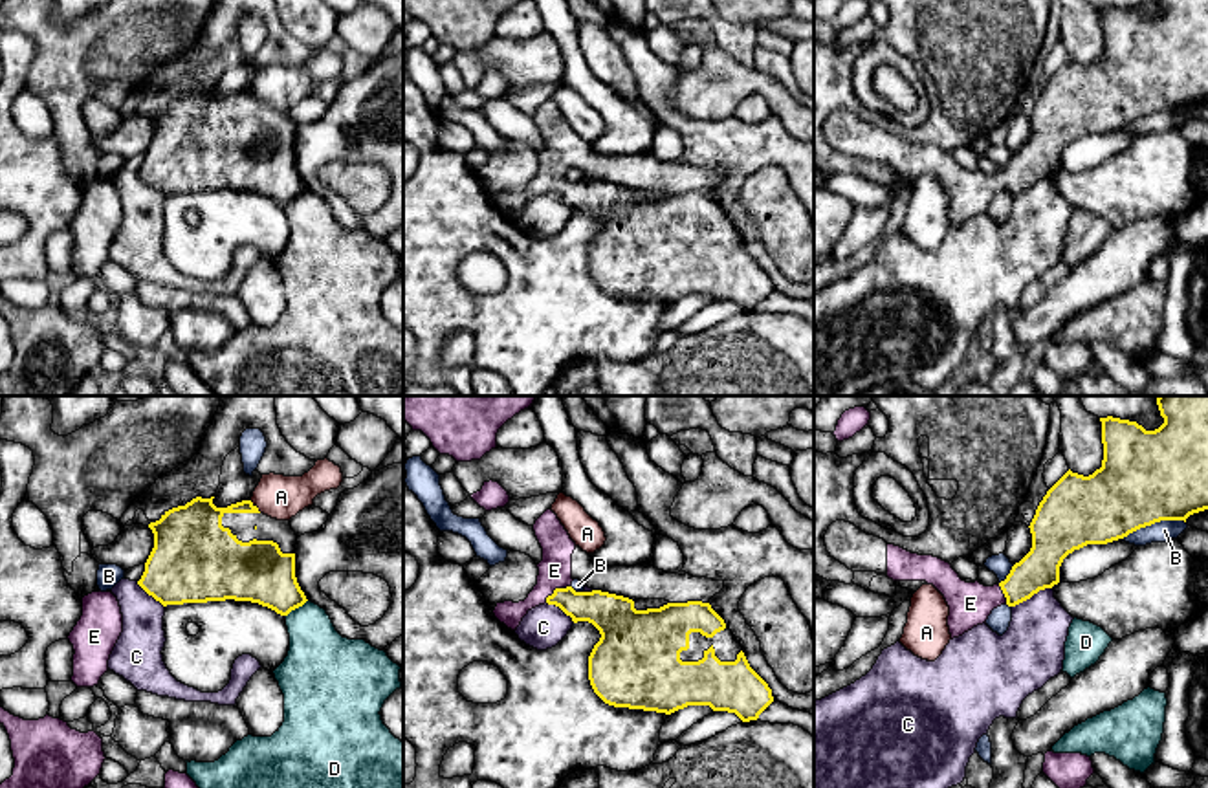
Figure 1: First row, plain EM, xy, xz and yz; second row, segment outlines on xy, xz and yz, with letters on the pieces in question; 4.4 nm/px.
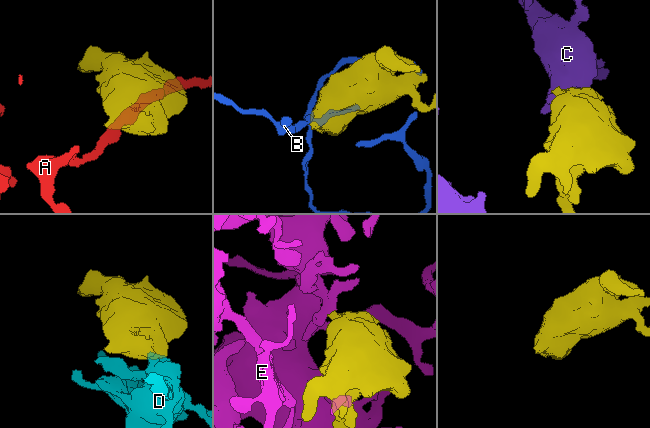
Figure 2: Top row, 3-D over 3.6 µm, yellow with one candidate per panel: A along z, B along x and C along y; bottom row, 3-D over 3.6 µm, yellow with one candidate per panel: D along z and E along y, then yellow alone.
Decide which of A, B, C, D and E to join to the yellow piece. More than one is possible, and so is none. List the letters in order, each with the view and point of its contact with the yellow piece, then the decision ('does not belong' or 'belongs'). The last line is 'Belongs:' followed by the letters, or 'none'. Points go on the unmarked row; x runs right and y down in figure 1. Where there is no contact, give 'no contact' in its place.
A: xy (255, 96) | does not belong
B: yz (1153, 112) | does not belong
C: yz (1031, 186) | does not belong
D: xy (296, 196) | does not belong
E: xz (556, 178) | belongs
Belongs: E

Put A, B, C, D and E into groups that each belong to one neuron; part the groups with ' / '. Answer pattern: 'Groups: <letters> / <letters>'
Groups: A / B / C / D / E

